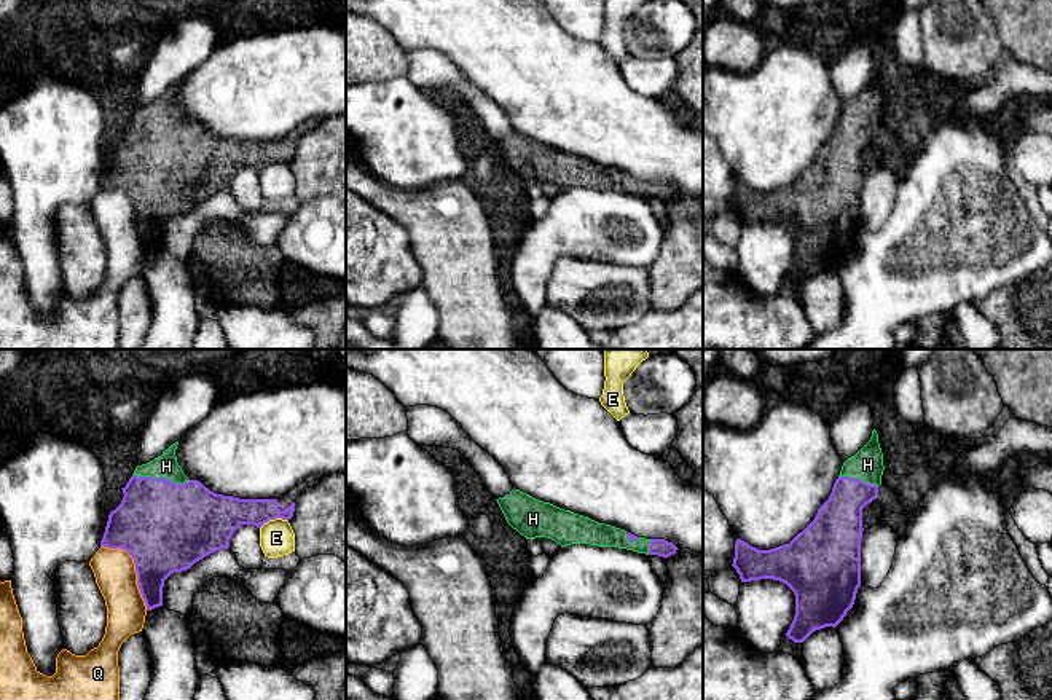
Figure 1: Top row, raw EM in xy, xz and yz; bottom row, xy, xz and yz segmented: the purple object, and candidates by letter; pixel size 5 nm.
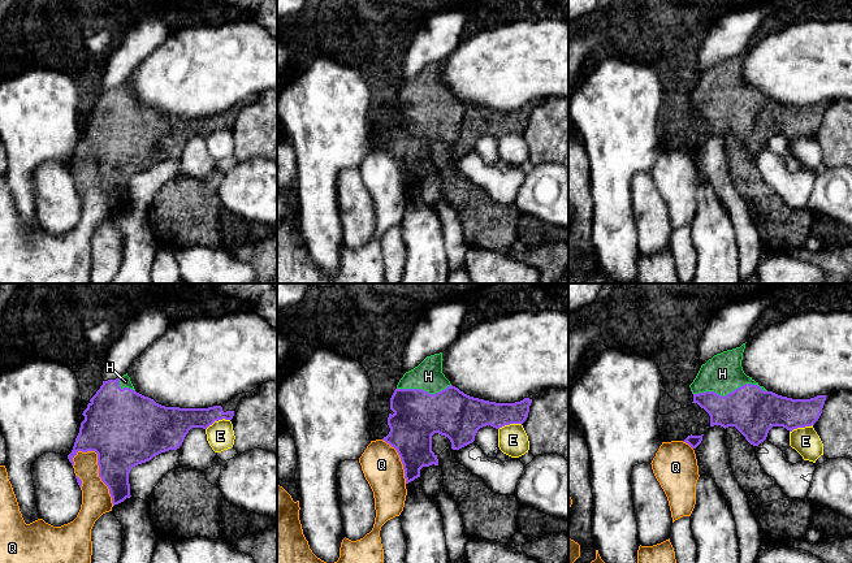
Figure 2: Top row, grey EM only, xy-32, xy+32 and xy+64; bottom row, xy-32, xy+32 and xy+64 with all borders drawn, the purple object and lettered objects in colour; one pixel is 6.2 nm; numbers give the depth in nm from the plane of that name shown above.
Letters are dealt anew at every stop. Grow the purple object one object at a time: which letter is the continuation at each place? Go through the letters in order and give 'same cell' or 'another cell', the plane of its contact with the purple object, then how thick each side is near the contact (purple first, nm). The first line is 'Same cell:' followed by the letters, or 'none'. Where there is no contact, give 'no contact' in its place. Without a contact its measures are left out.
Same cell: H
E: another cell; meets purple in xy; 190 nm thick on the purple side, 180 nm on the other
H: same cell; meets purple in xy; 460 nm thick on the purple side, 120 nm on the other
Q: another cell; meets purple in xy; 440 nm thick on the purple side, 220 nm on the other

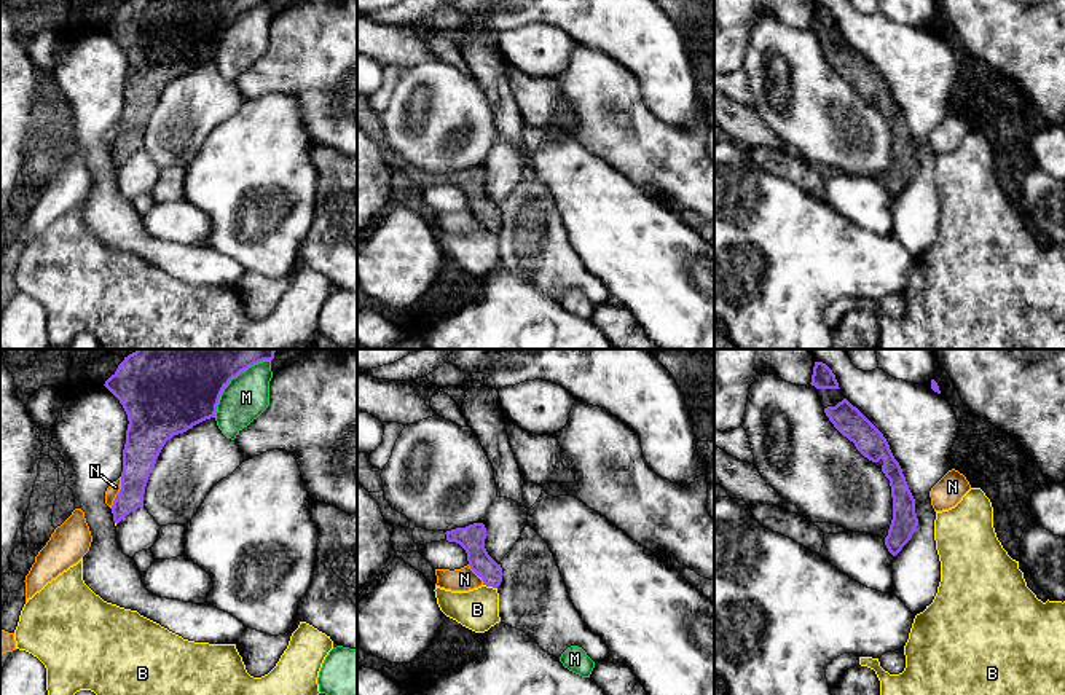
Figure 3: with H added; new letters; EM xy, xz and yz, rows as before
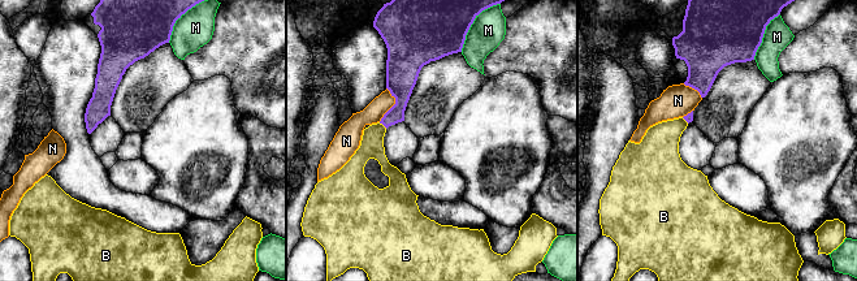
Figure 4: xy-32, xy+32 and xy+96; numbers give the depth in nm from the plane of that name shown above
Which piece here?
Same cell: none
B: another cell; meets purple in xz; 130 nm thick on the purple side, 220 nm on the other
M: another cell; meets purple in xy; 360 nm thick on the purple side, 220 nm on the other
N: another cell; meets purple in xy; 180 nm thick on the purple side, 60 nm on the other

